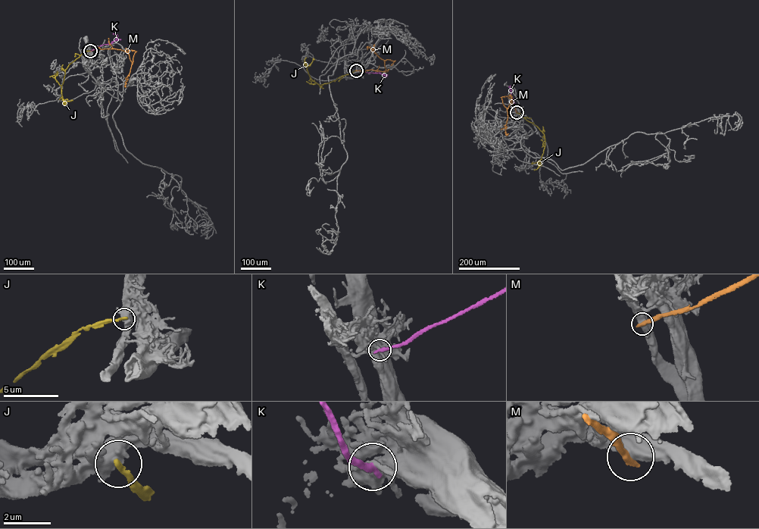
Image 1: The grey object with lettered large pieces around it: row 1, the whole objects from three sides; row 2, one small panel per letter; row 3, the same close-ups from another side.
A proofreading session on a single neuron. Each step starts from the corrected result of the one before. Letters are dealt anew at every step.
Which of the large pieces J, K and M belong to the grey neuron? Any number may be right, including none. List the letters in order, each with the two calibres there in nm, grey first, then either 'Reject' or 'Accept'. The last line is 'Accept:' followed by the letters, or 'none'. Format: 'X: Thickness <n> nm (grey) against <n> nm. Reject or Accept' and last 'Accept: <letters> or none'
J: Thickness 550 nm (grey) against 200 nm. Reject
K: Thickness 320 nm (grey) against 280 nm. Reject
M: Thickness 750 nm (grey) against 360 nm. Reject
Accept: none

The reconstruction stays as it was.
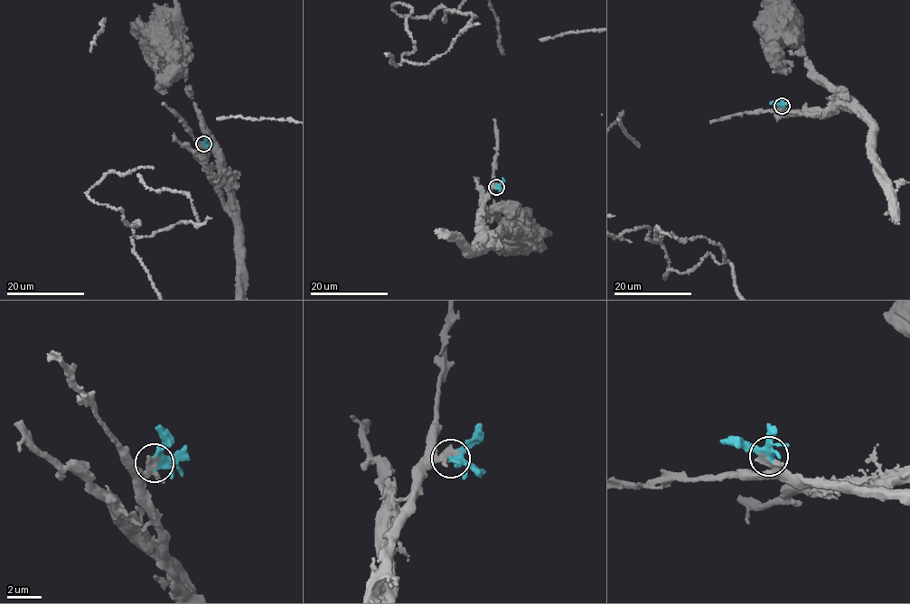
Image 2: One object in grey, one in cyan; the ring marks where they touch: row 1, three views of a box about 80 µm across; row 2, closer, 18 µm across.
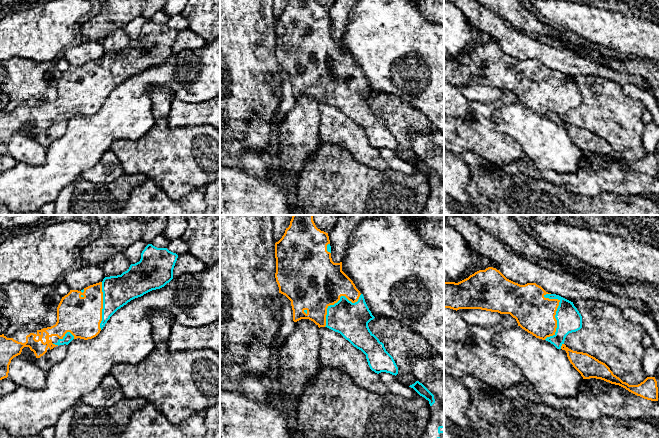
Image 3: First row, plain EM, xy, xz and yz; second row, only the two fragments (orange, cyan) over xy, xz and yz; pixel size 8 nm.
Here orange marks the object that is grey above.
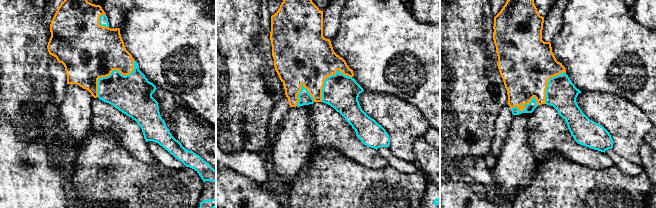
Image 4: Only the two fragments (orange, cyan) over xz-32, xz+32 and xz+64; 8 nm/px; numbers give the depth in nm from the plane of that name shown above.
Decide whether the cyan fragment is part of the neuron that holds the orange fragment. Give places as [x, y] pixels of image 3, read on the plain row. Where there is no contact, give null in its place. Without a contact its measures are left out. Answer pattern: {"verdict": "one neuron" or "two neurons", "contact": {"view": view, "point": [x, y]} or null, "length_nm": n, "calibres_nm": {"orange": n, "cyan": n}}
{"verdict": "one neuron", "contact": {"view": "yz", "point": [555, 88]}, "length_nm": 380, "calibres_nm": {"orange": 320, "cyan": 200}}

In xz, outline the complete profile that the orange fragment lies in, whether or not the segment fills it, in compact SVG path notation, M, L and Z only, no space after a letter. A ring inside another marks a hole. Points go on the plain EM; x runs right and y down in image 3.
M290 0L282 14L275 19L275 34L275 54L279 69L291 77L294 98L309 95L319 104L327 103L340 109L366 131L372 147L377 150L398 150L393 133L368 103L368 99L375 93L369 86L363 70L342 47L342 38L332 37L328 9L318 5L315 0Z

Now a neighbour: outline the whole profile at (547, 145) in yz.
M520 102L503 105L494 112L493 121L498 132L510 136L521 146L524 156L537 170L573 173L580 167L583 153L570 139L566 127L557 125L546 116L536 114Z

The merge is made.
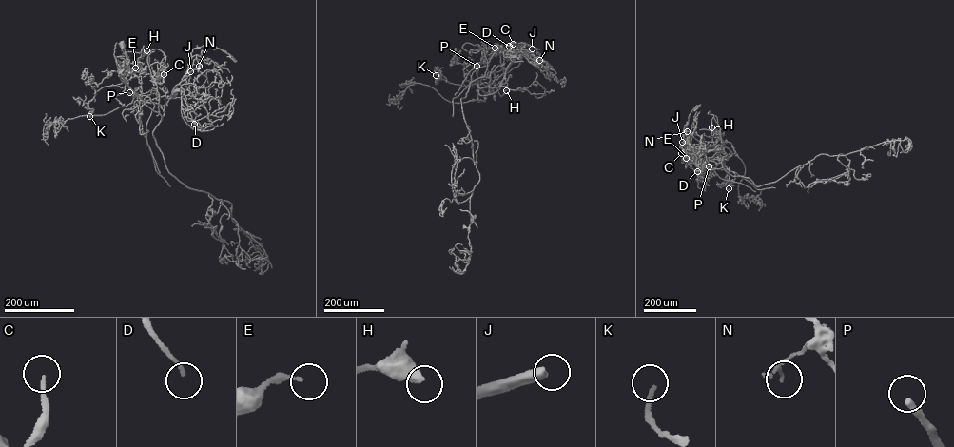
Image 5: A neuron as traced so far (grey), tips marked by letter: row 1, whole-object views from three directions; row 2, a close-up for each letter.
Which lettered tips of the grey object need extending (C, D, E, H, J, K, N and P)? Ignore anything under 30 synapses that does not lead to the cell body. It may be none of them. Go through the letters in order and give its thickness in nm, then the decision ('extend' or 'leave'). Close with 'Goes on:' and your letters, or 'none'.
C: calibre 130 nm; leave
D: calibre 150 nm; leave
E: calibre 160 nm; extend
H: calibre 400 nm; leave
J: calibre 480 nm; extend
K: calibre 200 nm; leave
N: calibre 80 nm; leave
P: calibre 300 nm; extend
Goes on: E, J, P

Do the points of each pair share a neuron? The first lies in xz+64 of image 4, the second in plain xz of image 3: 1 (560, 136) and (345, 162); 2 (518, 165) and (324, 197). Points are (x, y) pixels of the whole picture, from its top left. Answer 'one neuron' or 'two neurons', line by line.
1: two neurons
2: two neurons

